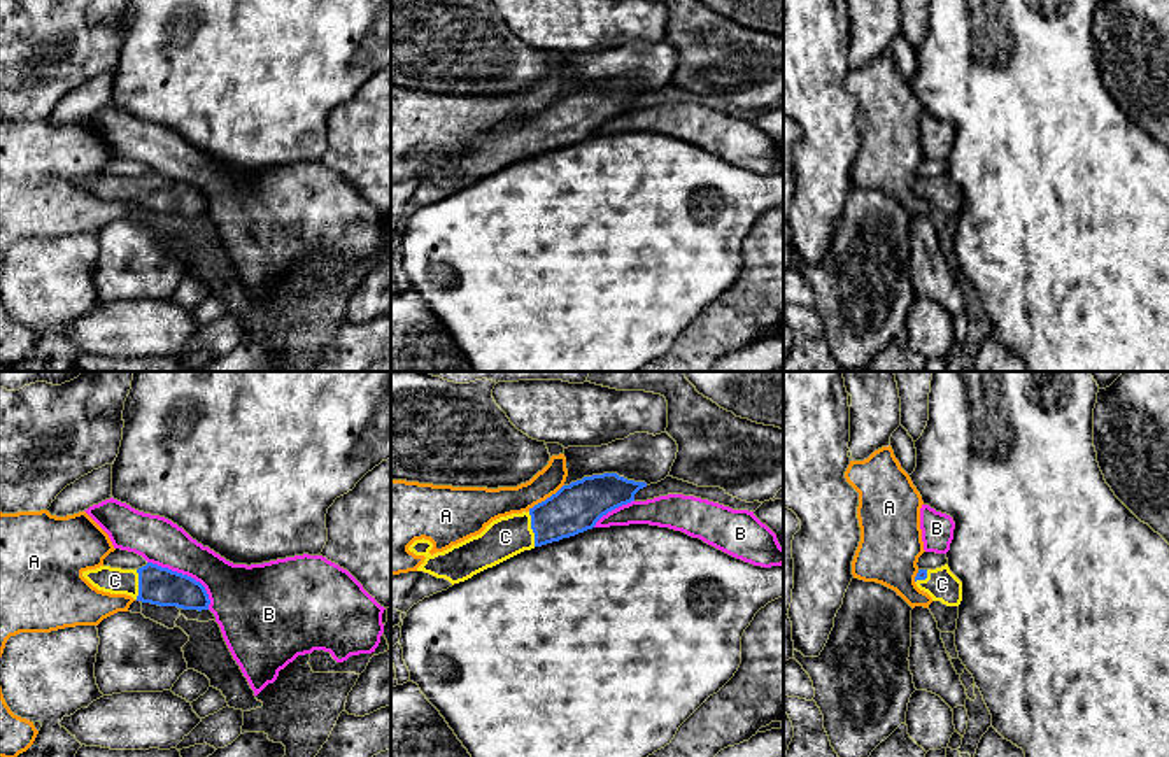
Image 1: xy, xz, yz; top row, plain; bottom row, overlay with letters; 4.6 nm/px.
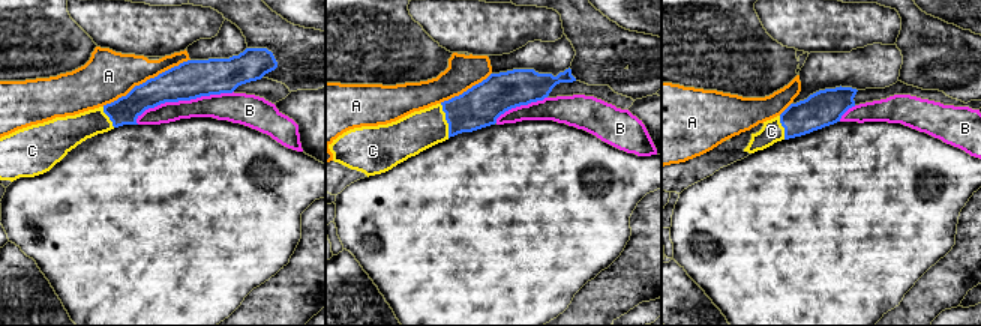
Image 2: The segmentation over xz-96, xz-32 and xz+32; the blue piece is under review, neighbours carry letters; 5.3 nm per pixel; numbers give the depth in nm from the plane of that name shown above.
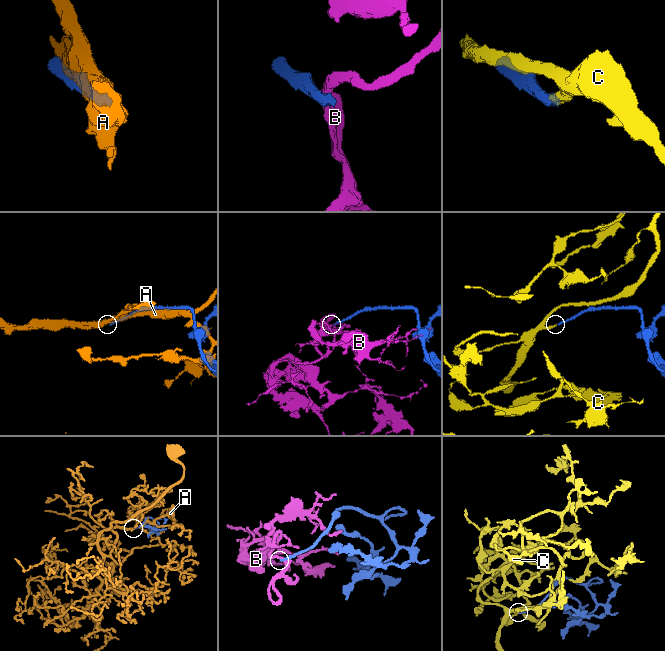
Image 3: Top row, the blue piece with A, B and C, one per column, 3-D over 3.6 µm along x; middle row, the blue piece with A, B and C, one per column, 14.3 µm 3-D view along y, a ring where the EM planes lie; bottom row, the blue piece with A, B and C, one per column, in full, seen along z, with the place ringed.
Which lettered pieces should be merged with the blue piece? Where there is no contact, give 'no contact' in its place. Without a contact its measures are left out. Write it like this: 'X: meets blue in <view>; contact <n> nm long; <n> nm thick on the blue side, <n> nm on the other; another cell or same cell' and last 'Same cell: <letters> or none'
A: meets blue in xz; contact 200 nm long; 220 nm thick on the blue side, 140 nm on the other; another cell
B: meets blue in xy; contact 360 nm long; 180 nm thick on the blue side, 260 nm on the other; another cell
C: meets blue in xz; contact 160 nm long; 220 nm thick on the blue side, 190 nm on the other; same cell
Same cell: C

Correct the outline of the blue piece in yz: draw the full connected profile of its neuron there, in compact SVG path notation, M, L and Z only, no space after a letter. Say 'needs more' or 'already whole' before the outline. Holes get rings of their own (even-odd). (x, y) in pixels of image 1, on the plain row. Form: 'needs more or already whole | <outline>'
needs more | M948 172L936 177L918 177L915 191L932 209L941 209L946 214L959 214L962 209L962 189L950 179Z

